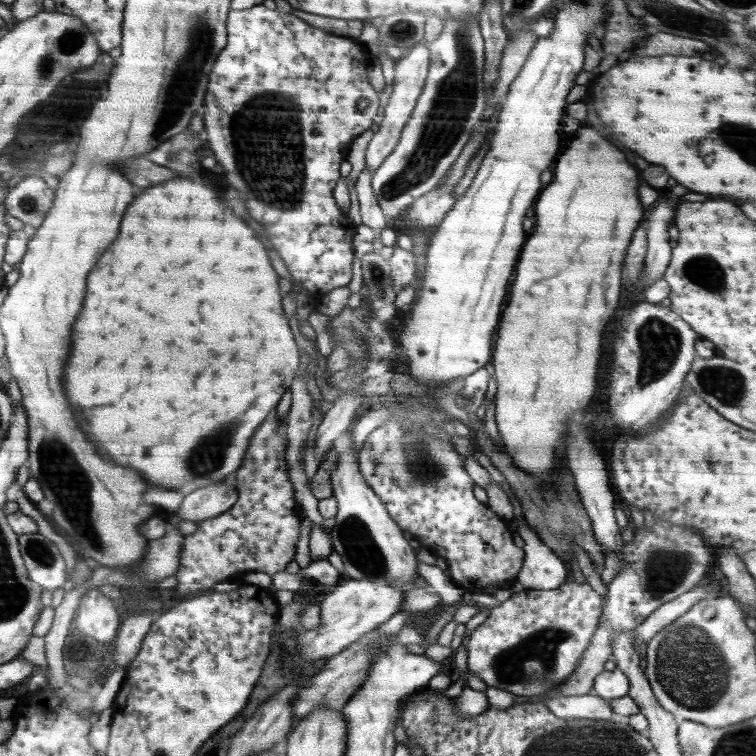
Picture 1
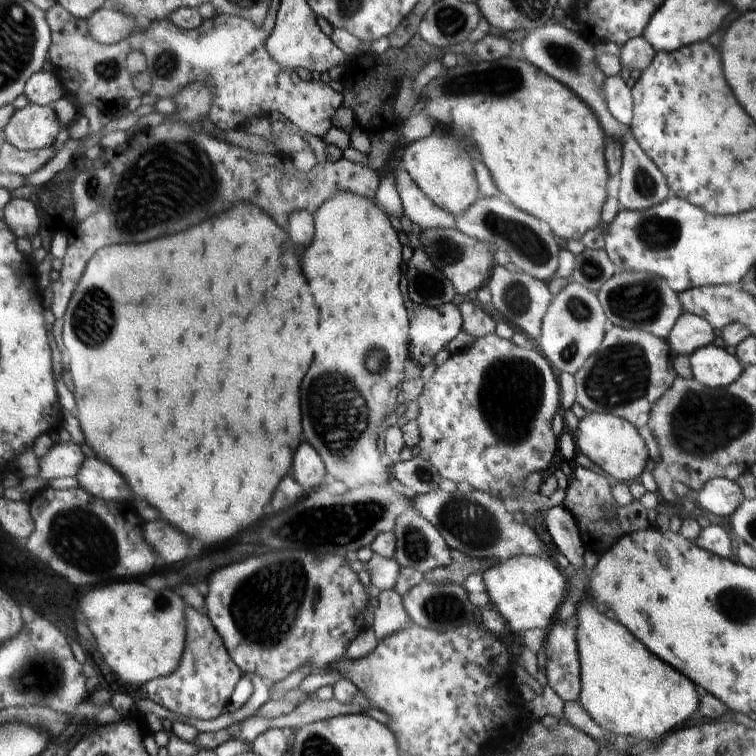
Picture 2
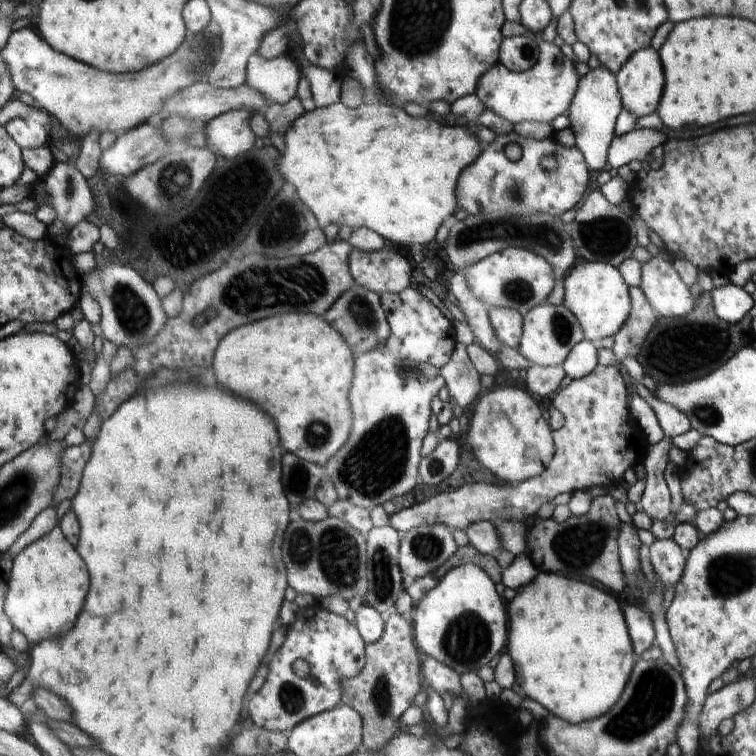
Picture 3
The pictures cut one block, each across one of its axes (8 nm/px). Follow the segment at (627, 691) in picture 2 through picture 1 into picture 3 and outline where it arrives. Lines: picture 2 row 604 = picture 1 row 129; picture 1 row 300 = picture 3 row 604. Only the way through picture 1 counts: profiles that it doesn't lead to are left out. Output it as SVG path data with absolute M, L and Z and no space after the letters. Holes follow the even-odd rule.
M539 572L530 584L515 591L516 595L508 605L511 628L505 652L512 659L516 684L522 694L569 723L591 721L610 712L622 696L628 678L631 678L632 654L635 651L632 650L633 642L630 642L629 628L626 628L620 604L610 596L610 592L602 592L602 588L568 580L558 574Z

